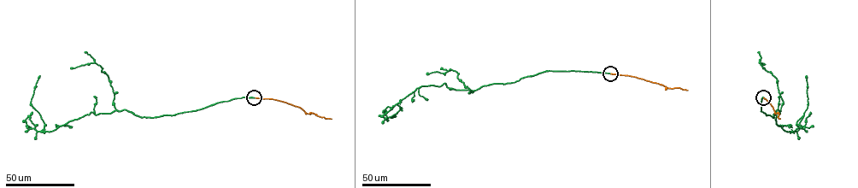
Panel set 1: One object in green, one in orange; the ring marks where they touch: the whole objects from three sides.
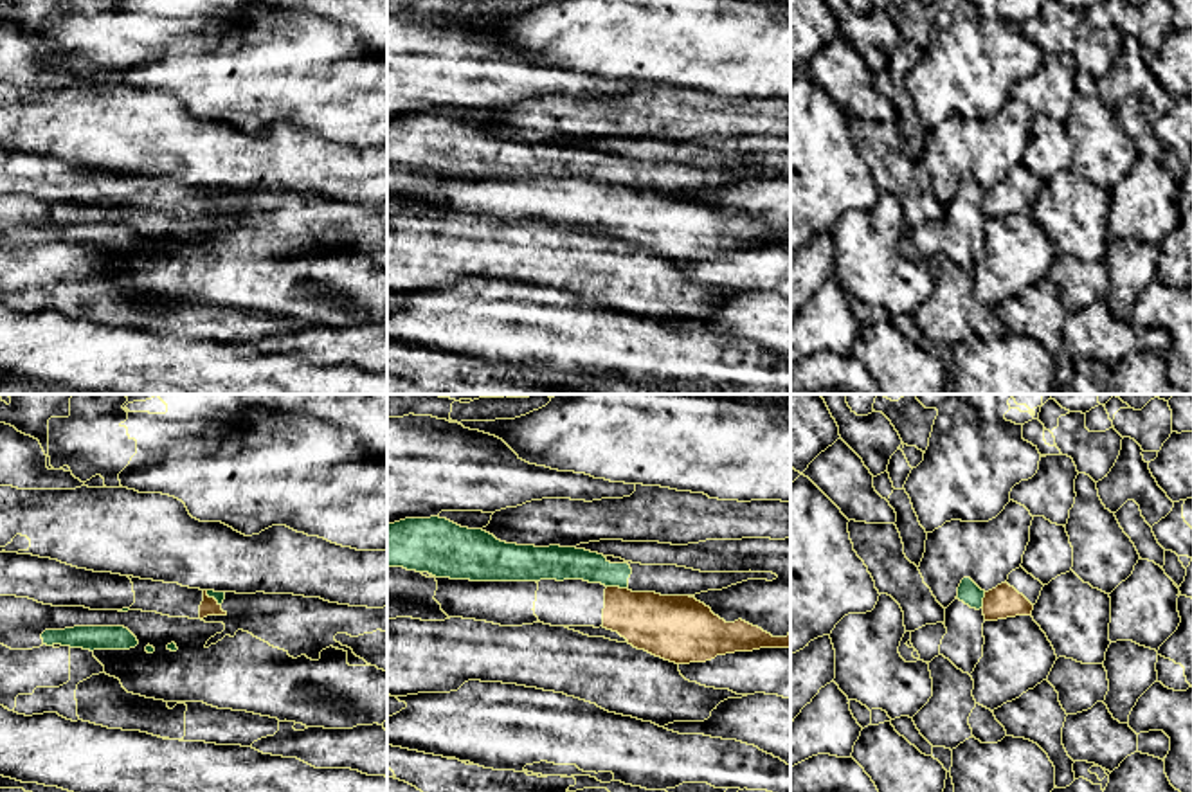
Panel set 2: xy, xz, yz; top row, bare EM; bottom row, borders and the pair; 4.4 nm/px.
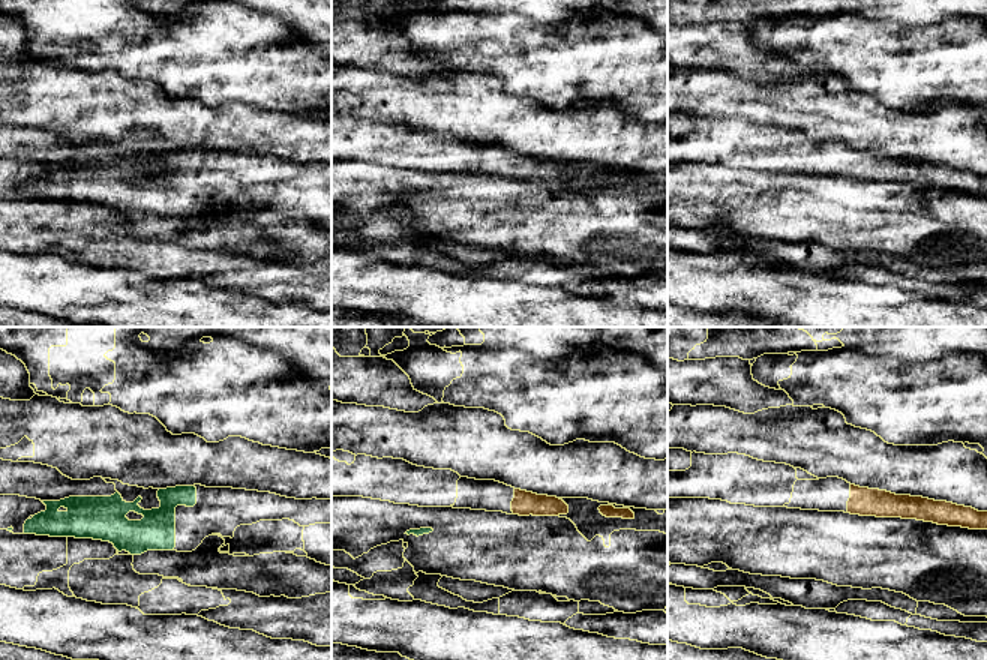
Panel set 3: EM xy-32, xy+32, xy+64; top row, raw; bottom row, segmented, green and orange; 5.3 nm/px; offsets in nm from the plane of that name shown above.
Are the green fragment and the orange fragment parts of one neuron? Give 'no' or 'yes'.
no

